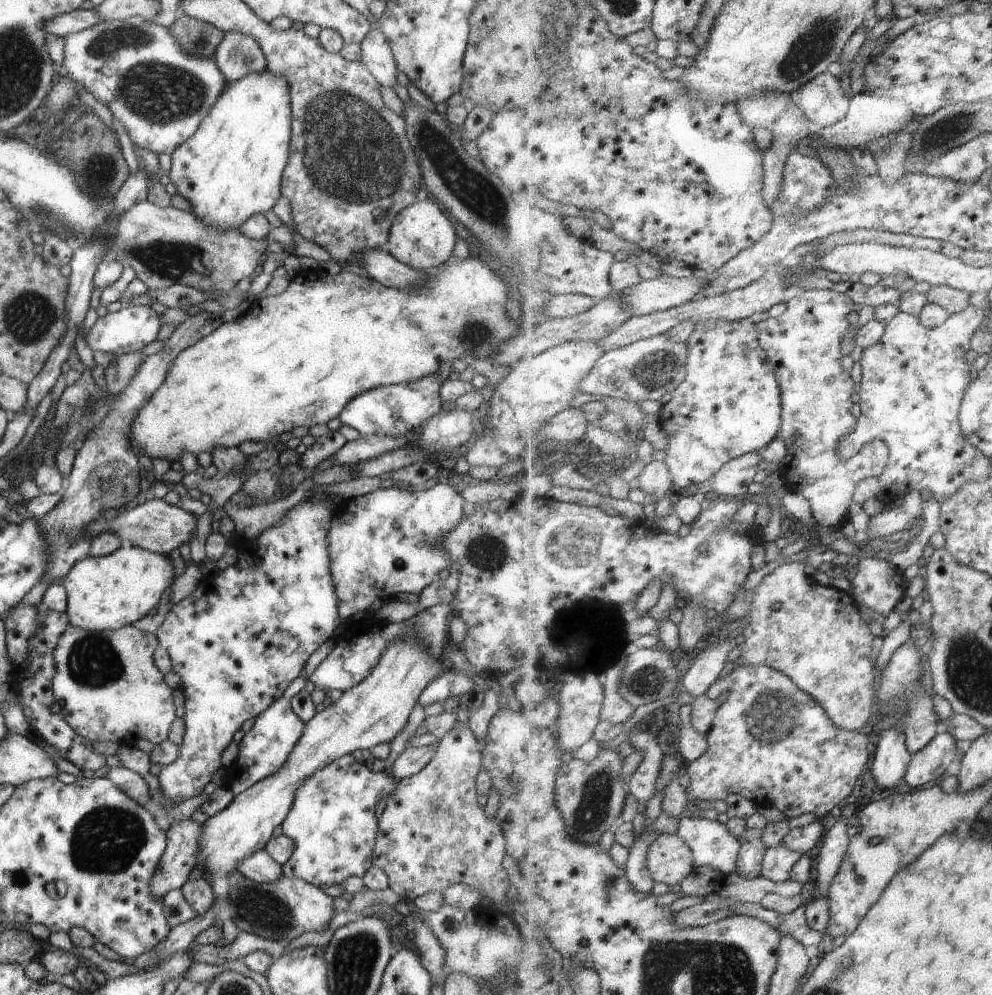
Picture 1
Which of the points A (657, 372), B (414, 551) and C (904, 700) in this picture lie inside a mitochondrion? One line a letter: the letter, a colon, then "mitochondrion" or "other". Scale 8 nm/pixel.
A: mitochondrion
B: other
C: mitochondrion

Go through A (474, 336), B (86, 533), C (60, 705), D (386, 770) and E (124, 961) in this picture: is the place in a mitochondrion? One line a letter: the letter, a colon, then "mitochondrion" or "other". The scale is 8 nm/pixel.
A: mitochondrion
B: other
C: other
D: other
E: other

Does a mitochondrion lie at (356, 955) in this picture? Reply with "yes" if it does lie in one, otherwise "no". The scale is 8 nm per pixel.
yes

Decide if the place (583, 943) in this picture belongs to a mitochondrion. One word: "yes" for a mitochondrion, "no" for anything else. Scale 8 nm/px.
no

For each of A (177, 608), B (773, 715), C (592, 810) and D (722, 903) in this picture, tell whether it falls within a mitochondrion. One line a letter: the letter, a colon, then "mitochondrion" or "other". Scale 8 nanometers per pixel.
A: other
B: mitochondrion
C: mitochondrion
D: other

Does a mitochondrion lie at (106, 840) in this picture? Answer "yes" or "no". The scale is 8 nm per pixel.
yes

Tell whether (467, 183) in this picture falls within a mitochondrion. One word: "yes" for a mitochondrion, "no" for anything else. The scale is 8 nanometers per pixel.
yes

